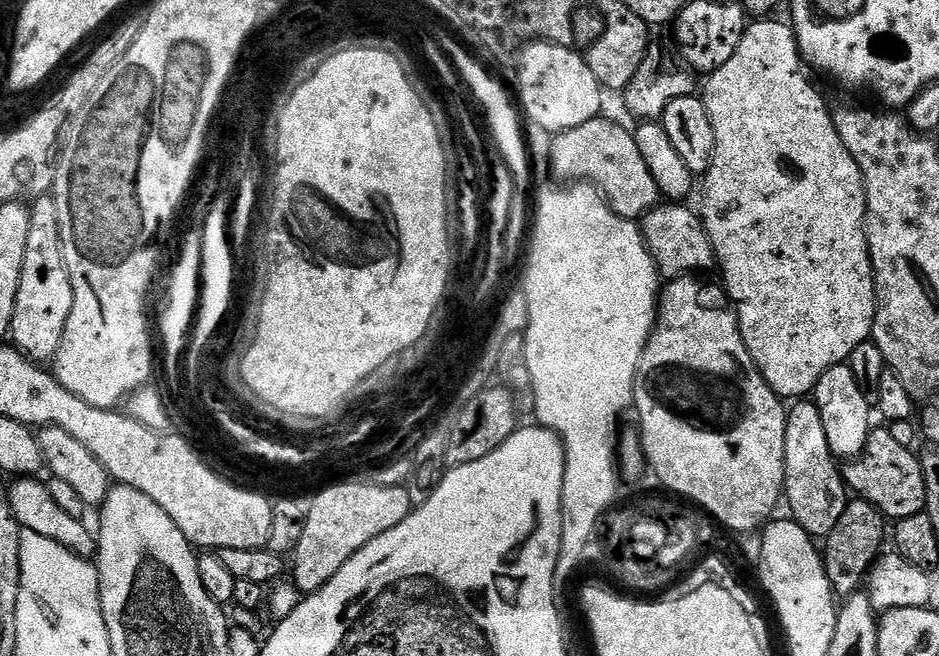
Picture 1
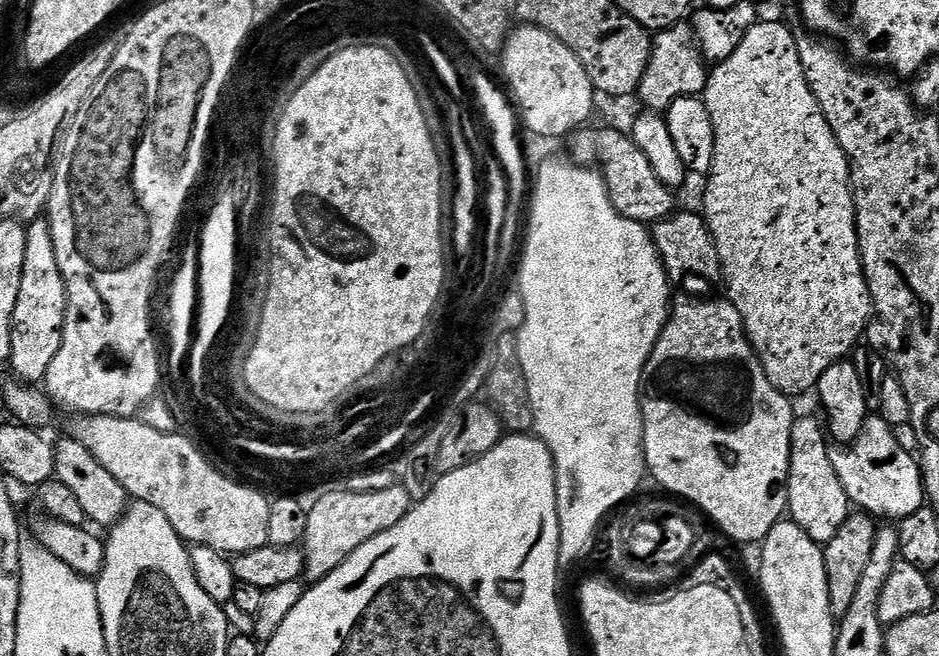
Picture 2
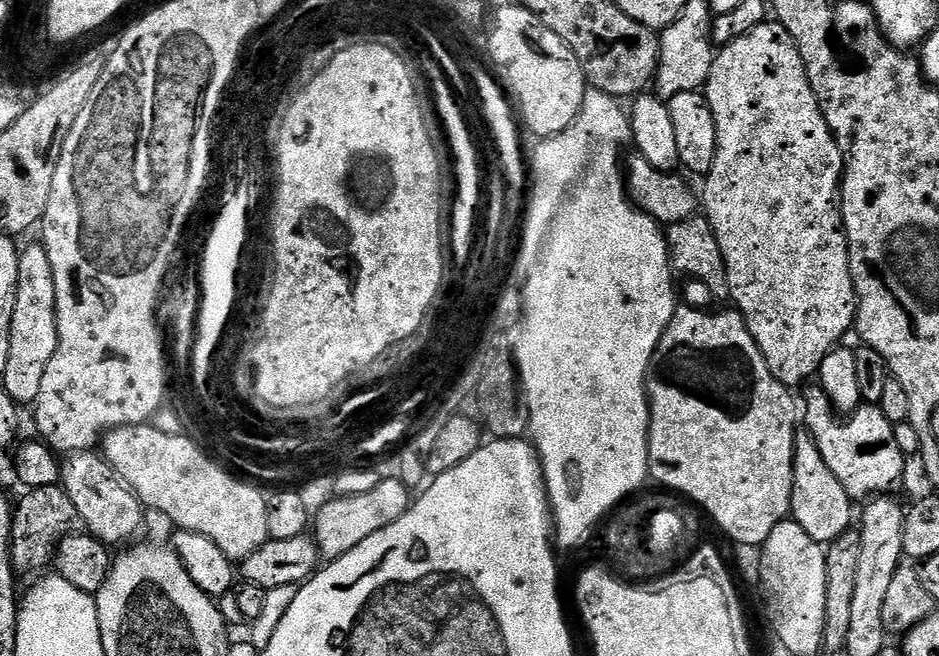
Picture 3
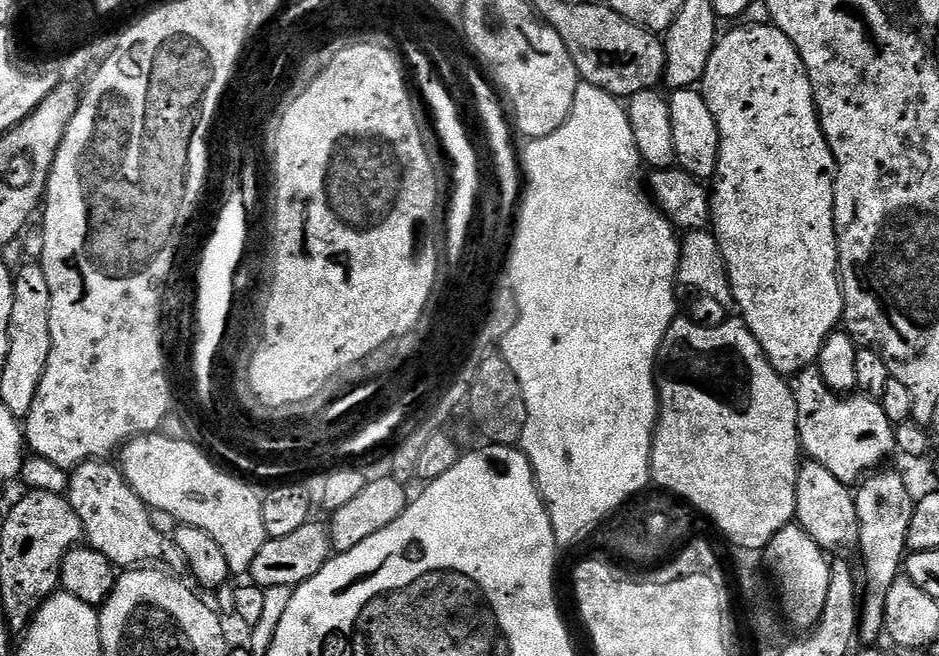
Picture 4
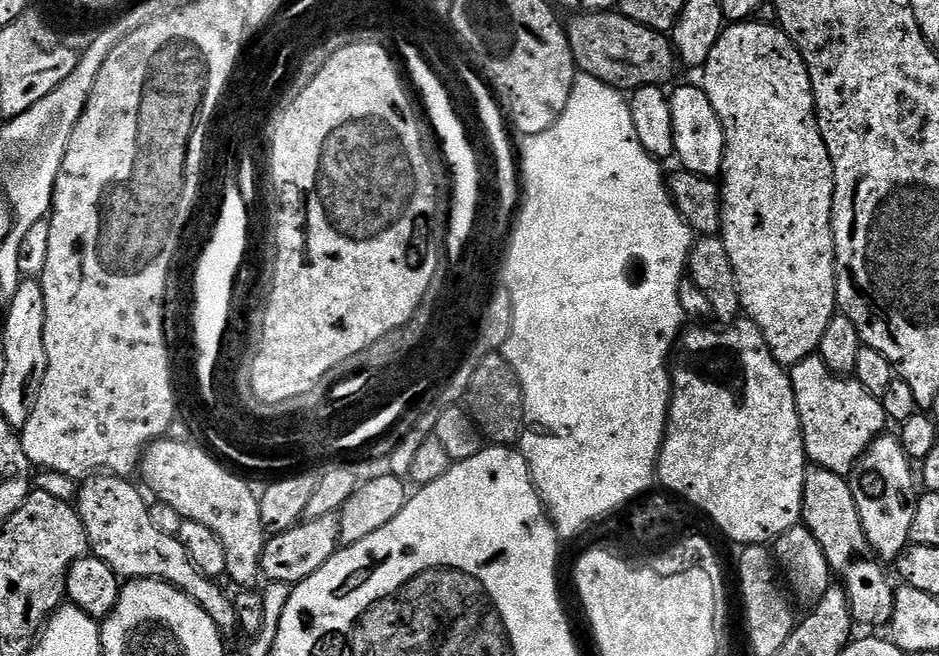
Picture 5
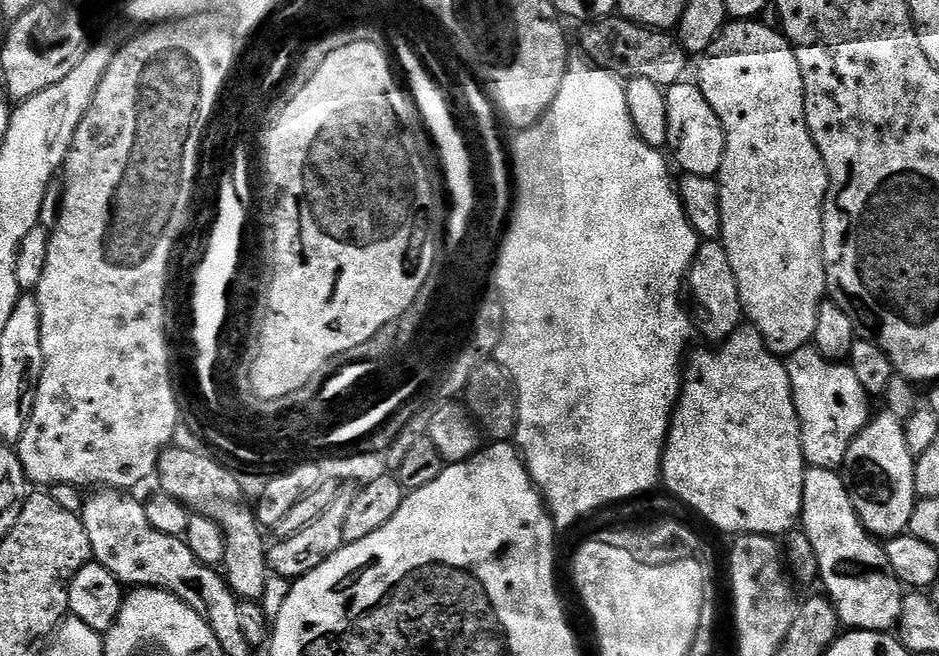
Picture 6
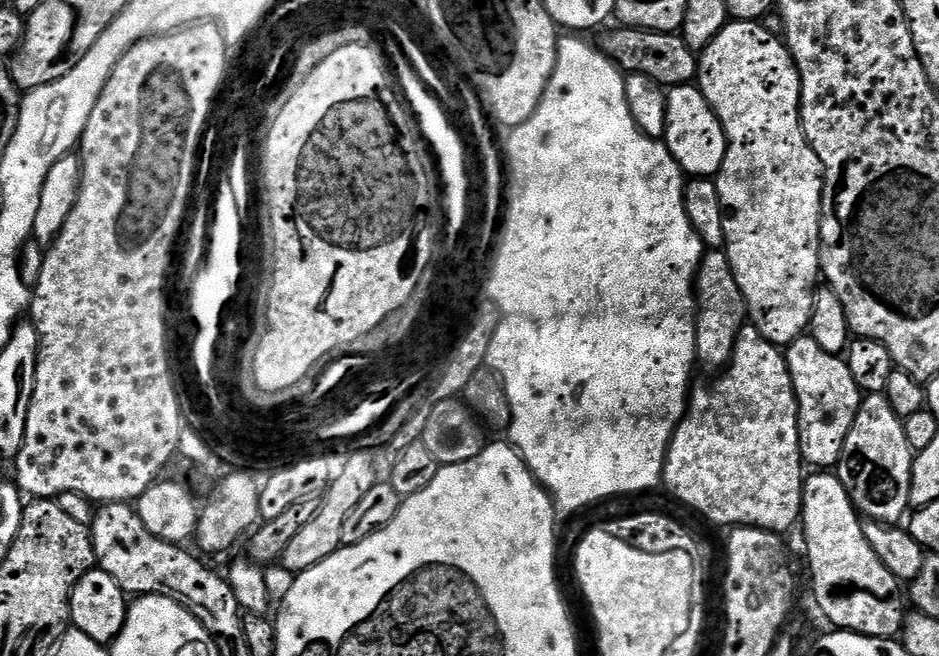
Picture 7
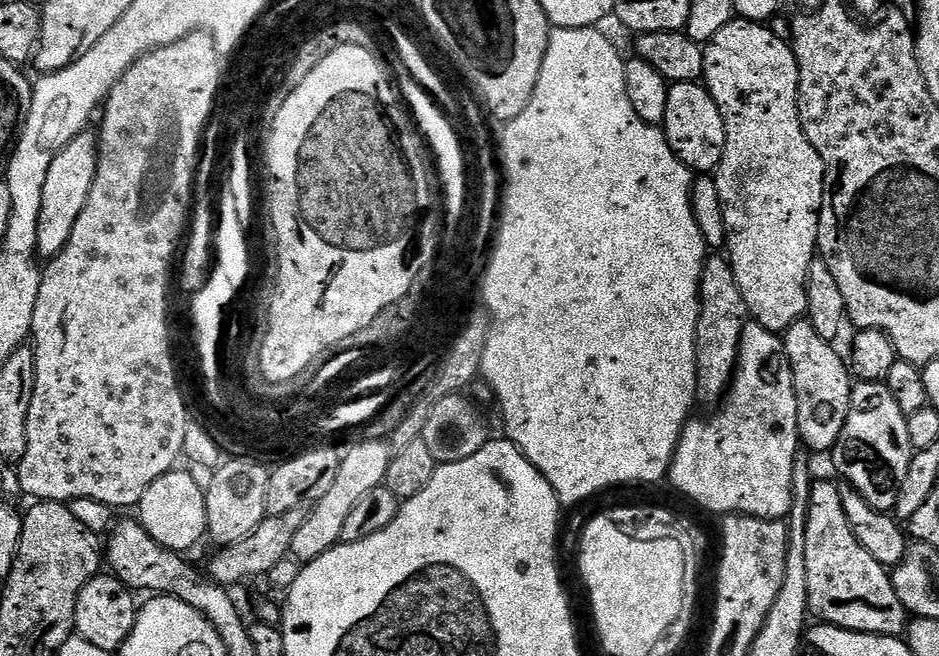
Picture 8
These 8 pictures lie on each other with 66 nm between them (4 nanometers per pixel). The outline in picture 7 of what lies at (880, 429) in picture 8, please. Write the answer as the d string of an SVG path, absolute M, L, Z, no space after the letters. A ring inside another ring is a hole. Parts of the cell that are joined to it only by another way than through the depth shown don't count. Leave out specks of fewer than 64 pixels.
M868 394L861 399L854 426L850 426L850 434L846 434L846 446L842 446L842 454L834 472L856 503L857 512L870 520L899 525L900 519L904 515L907 517L910 512L913 459L910 442L906 442L904 421L894 414L884 395Z

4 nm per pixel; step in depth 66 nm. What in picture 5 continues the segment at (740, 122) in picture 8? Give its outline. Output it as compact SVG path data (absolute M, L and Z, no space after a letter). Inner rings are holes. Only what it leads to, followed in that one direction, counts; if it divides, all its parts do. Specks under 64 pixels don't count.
M740 22L725 27L714 50L702 69L702 87L710 98L710 106L718 114L724 131L724 171L720 184L720 239L730 254L730 266L736 275L740 291L742 312L760 326L768 342L770 354L779 364L791 366L802 362L802 358L813 355L819 349L824 325L834 315L834 261L832 258L832 160L824 151L822 134L816 123L816 103L810 91L807 67L802 66L799 52L792 47L792 40L784 35L779 26L761 26L755 22Z

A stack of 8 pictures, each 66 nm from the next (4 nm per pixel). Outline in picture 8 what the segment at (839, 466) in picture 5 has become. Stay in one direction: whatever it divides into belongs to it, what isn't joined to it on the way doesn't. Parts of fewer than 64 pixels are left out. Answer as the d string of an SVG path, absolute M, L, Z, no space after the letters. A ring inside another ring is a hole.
M801 318L794 321L788 331L783 333L782 339L786 346L786 354L790 358L790 366L794 374L794 390L798 398L798 430L800 431L800 442L805 449L812 452L831 453L835 448L838 438L842 434L842 426L846 426L846 418L852 409L852 389L854 387L853 377L850 375L849 365L835 352L833 345L826 338L814 330L812 321Z

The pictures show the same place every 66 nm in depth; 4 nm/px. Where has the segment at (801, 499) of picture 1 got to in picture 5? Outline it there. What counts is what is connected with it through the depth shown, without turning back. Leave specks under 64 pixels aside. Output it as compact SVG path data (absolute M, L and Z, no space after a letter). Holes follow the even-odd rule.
M813 467L805 471L802 524L817 539L835 579L846 590L853 621L857 625L891 625L896 597L894 584L888 581L888 572L884 569L887 567L874 558L872 547L858 518L858 506L845 477L825 468Z

